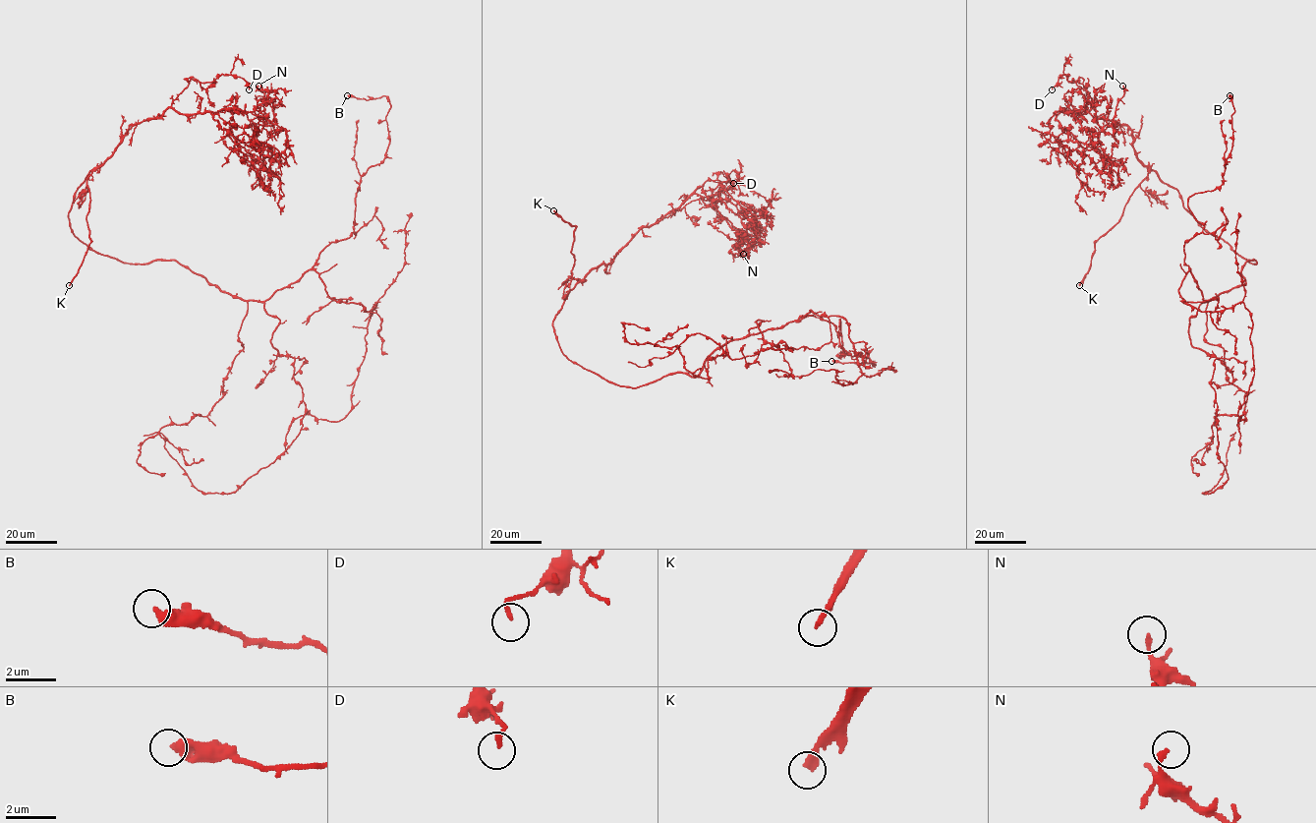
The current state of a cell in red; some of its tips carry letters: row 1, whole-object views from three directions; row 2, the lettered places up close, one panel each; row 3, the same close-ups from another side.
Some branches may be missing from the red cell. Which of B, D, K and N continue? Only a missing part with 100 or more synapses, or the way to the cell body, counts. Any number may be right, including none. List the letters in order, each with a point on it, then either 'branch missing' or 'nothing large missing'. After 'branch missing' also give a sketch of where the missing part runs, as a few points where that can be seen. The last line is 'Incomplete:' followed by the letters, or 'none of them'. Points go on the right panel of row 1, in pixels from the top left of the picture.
B: place (1230, 95); nothing large missing
D: place (1052, 89); nothing large missing
K: place (1079, 285); branch missing; course (1079, 285), (1054, 330)
N: place (1122, 86); nothing large missing
Incomplete: K

